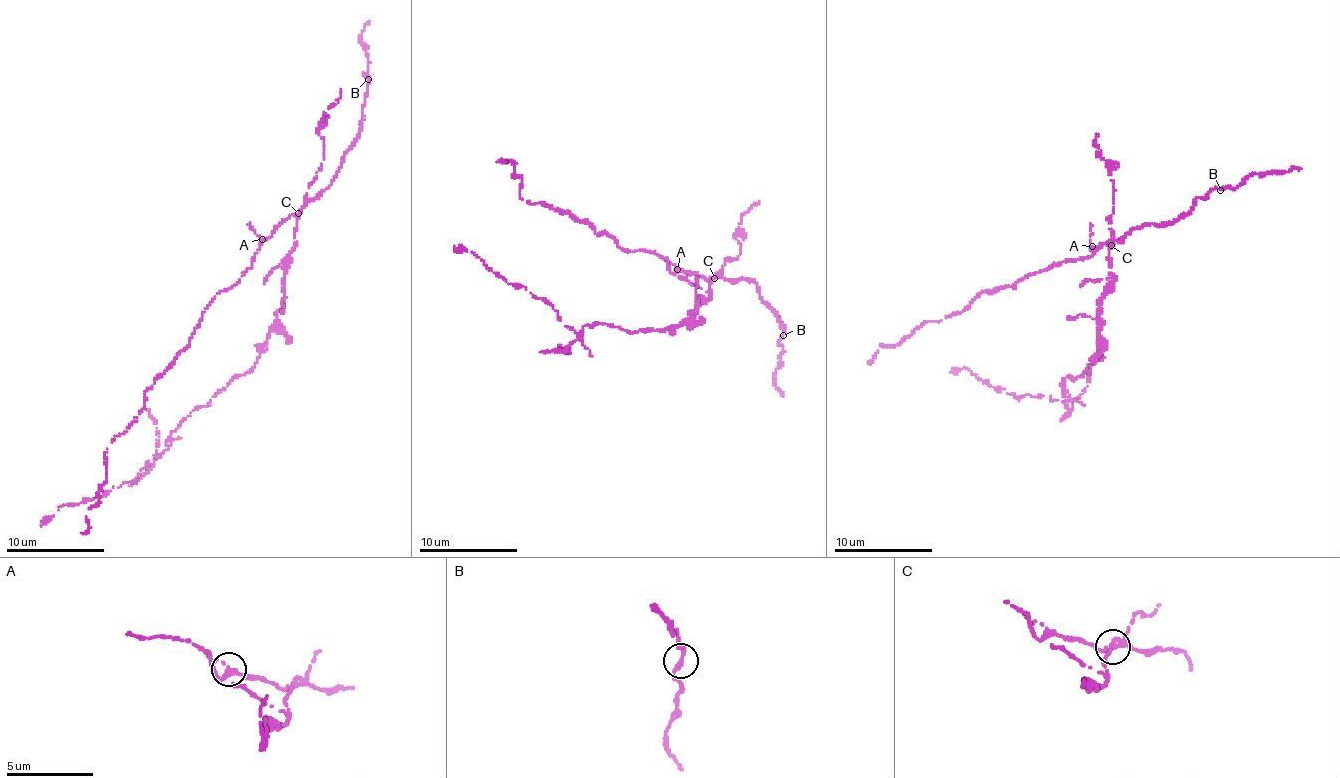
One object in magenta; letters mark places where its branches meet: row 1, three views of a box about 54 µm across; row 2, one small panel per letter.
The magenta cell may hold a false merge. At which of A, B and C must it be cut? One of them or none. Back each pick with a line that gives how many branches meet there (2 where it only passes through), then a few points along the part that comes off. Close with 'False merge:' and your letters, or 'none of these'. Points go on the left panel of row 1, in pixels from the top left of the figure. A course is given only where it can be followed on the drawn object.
C: 3 branches meet; foreign part runs (299, 213), (284, 306), (247, 372), (193, 410), (161, 456), (153, 455), (133, 481), (61, 506), (41, 526)
False merge: C

